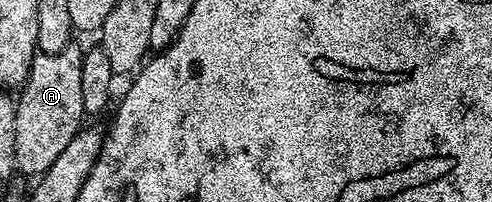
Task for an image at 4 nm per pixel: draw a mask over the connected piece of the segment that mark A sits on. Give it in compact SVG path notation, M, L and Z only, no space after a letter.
M71 42L56 54L38 52L35 55L28 78L16 96L16 162L19 173L31 178L43 176L48 166L60 158L64 146L68 146L83 127L84 101L80 95L82 54L83 49Z

